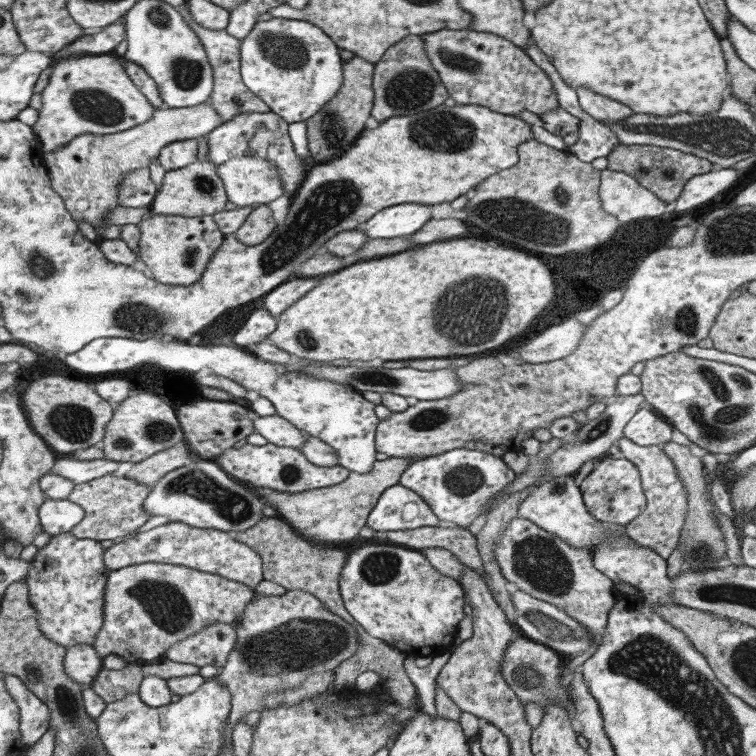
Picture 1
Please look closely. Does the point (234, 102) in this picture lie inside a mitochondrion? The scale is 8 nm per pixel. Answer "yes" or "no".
yes

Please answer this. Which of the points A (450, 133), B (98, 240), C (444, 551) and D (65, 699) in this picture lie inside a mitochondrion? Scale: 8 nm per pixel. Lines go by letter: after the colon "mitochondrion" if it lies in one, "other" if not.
A: mitochondrion
B: other
C: other
D: mitochondrion

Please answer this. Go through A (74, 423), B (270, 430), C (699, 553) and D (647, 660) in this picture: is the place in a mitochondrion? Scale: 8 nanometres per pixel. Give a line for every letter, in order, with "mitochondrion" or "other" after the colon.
A: mitochondrion
B: other
C: mitochondrion
D: mitochondrion

